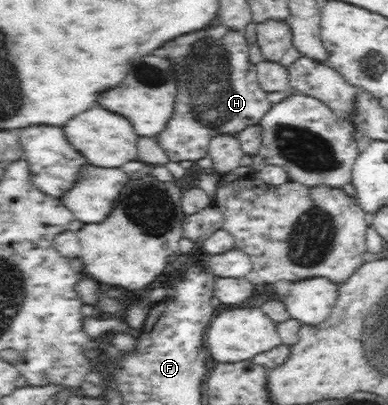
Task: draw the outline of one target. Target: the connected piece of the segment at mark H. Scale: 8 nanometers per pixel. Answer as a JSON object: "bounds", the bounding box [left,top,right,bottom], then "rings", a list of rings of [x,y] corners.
{"bounds":[155,24,273,162],"rings":[[[216,24],[178,37],[157,49],[157,57],[165,55],[173,61],[173,69],[177,73],[177,79],[181,81],[172,118],[165,126],[165,133],[161,133],[161,137],[155,137],[171,161],[195,162],[208,157],[208,145],[213,137],[221,133],[237,135],[249,125],[257,124],[273,107],[273,103],[269,102],[269,95],[259,86],[257,66],[249,62],[249,50],[250,44],[244,32],[235,32]]]}

